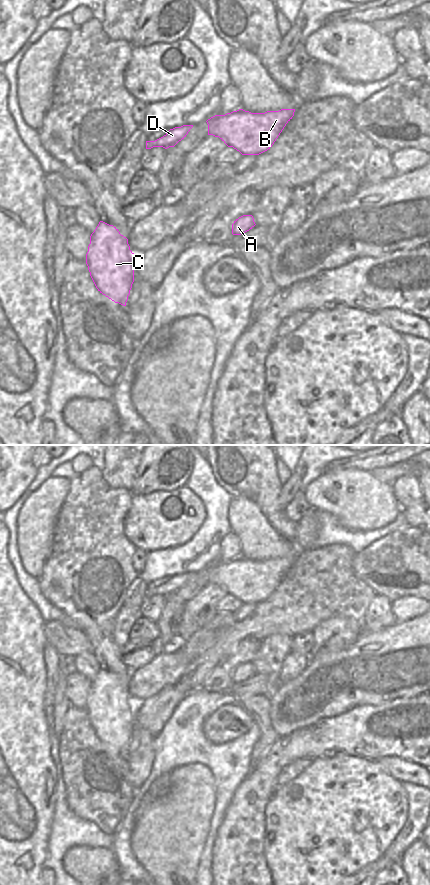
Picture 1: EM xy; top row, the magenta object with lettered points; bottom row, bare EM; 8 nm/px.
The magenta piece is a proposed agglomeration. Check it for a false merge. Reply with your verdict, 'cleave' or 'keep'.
keep

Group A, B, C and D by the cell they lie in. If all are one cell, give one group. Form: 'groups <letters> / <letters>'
groups A B C D

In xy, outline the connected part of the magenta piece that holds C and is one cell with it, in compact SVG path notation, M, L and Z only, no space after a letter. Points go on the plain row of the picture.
M100 669L90 684L86 712L100 741L126 754L134 730L136 704L118 677Z

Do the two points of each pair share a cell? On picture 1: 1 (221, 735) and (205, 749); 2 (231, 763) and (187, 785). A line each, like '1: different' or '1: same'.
1: different
2: different

